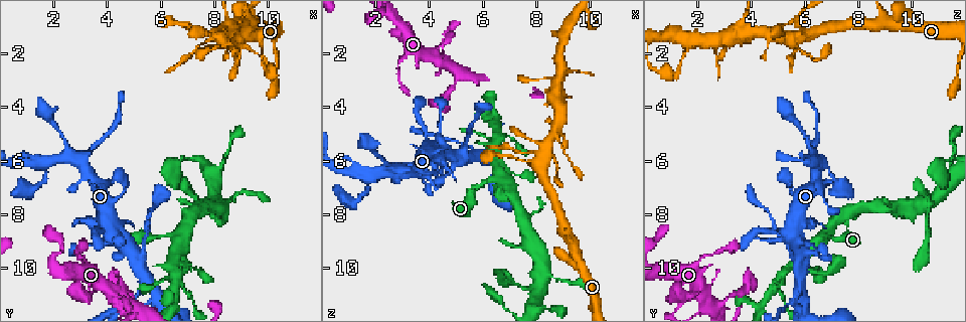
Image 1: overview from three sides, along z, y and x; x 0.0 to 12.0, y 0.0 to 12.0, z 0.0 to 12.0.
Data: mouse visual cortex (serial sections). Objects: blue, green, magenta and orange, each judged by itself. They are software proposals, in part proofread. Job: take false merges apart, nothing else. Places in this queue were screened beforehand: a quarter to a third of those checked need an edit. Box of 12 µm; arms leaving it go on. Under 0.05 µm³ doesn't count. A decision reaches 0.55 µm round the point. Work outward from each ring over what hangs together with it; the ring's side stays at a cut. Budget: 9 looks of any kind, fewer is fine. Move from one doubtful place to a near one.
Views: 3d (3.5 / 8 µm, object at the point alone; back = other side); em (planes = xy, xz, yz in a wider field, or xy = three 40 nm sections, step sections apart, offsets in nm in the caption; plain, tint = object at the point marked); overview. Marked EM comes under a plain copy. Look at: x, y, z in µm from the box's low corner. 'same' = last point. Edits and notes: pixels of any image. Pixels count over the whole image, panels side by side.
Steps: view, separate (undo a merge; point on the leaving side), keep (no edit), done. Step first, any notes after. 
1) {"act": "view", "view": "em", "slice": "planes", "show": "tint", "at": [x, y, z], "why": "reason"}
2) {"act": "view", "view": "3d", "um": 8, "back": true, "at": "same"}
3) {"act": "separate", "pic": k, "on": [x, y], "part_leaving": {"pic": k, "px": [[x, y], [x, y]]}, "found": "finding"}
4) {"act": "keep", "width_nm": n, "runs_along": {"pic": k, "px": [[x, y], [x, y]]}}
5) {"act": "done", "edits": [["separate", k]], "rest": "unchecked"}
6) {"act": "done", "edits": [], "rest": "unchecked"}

{"act": "view", "view": "3d", "um": 8, "at": [8.4, 1.5, 5.5], "why": "small branch off a trunk"}

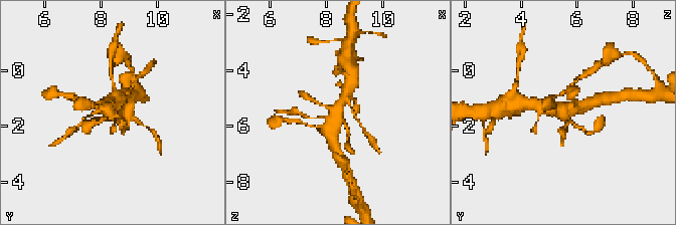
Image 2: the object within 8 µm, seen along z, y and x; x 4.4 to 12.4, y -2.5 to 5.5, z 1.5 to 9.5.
{"act": "view", "view": "3d", "um": 3.5, "at": [8.3, 1.5, 5.5]}

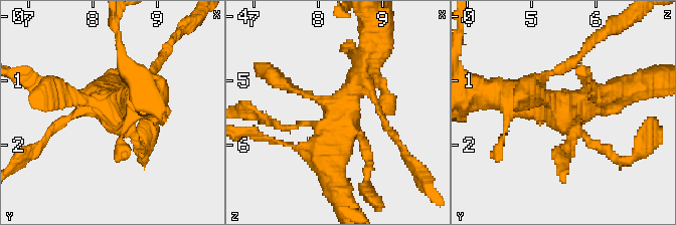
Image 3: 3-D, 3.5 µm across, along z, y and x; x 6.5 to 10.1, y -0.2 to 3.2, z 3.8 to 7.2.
{"act": "keep", "runs_along": {"pic": 3, "px": [[333, 184], [339, 109], [364, 68]]}, "found": "one cell here"}

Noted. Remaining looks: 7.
{"act": "view", "view": "3d", "um": 3.5, "at": [3.5, 5.6, 6.3], "why": "a narrow waist"}

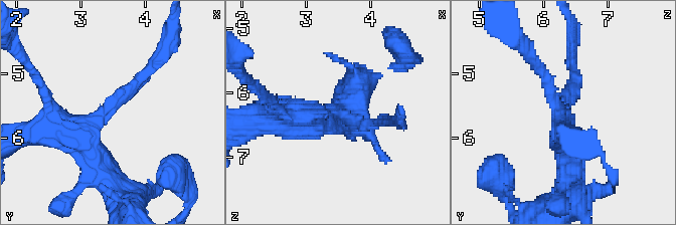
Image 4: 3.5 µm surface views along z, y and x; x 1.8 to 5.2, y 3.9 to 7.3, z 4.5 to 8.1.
{"act": "view", "view": "em", "slice": "xy", "step": 2, "show": "tint", "at": [3.45, 5.60, 6.35], "arm_widths_nm": [200, 450], "why": "need the tissue"}

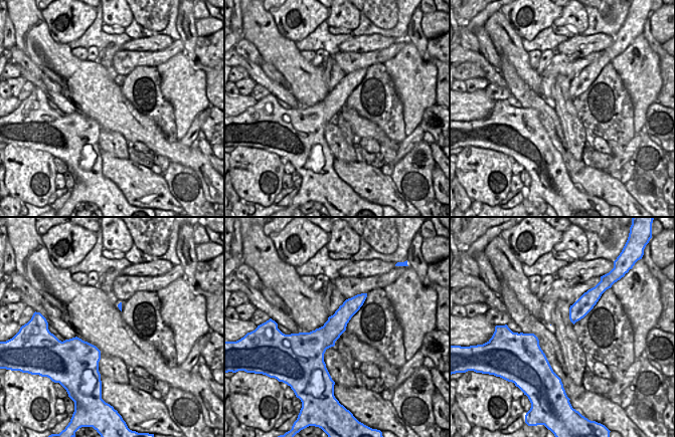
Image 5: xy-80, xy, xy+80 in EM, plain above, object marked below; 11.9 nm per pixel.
{"act": "keep", "found": "all the same cell"}

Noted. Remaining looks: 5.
{"act": "view", "view": "3d", "um": 3.5, "at": [5.0, 11.3, 2.9], "why": "sharp bend"}

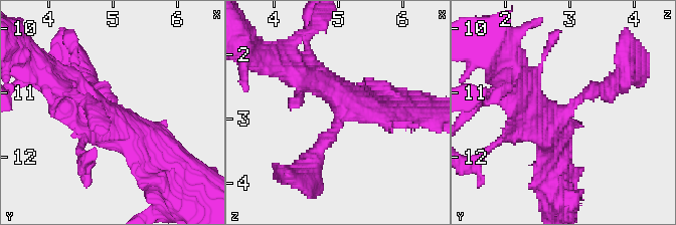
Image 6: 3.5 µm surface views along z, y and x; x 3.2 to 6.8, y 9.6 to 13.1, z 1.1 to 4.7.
{"act": "view", "view": "em", "slice": "xy", "step": 1, "show": "tint", "at": [5.10, 11.35, 2.90]}

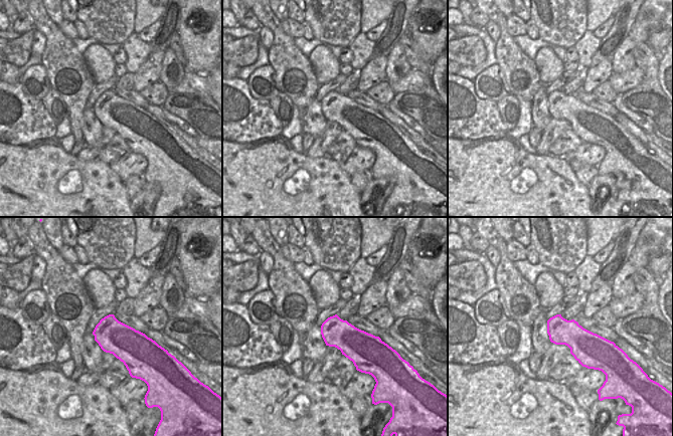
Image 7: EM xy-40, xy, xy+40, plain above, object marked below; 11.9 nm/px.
{"act": "keep", "runs_along": {"pic": 6, "px": [[299, 76], [342, 99], [311, 159]]}, "found": "all the same cell"}

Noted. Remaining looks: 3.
{"act": "view", "view": "3d", "um": 3.5, "at": [6.5, 10.4, 5.1], "why": "three arms meet"}

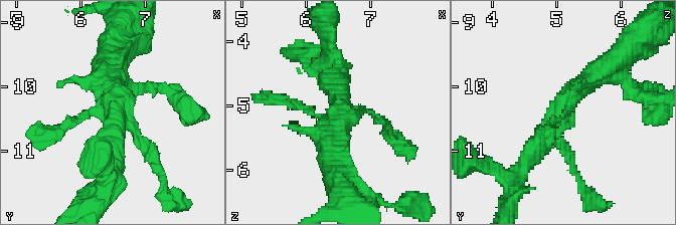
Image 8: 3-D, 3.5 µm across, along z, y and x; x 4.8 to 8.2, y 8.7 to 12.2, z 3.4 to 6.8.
{"act": "view", "view": "em", "slice": "xy", "step": 1, "show": "tint", "at": [6.55, 10.45, 5.05], "why": "need the tissue"}

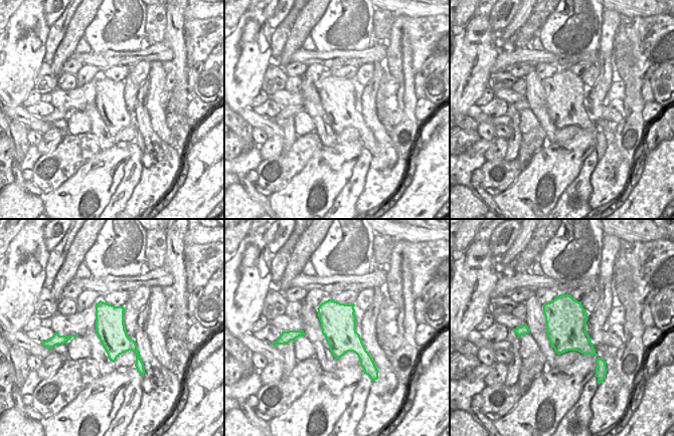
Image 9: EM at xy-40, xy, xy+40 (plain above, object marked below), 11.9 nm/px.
{"act": "keep", "runs_along": {"pic": 8, "px": [[604, 68], [575, 89], [522, 170]]}, "found": "all the same cell"}

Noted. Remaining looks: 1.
{"act": "done", "edits": [], "rest": "unchecked"}

